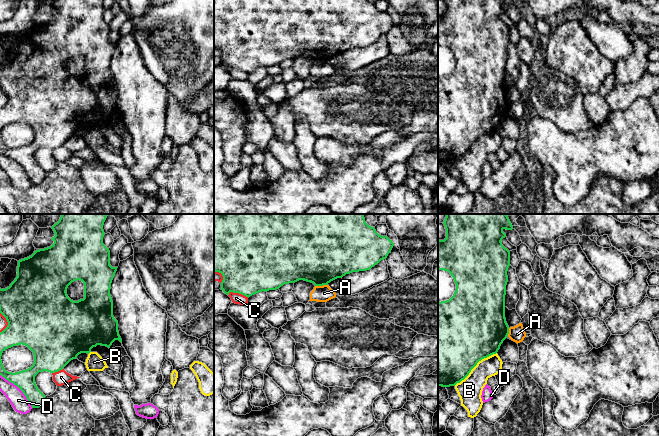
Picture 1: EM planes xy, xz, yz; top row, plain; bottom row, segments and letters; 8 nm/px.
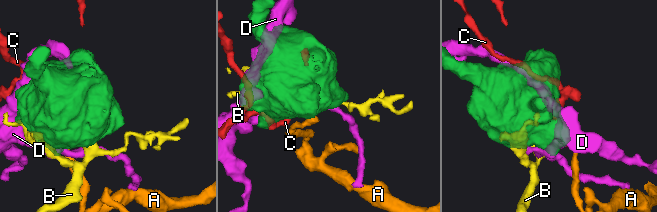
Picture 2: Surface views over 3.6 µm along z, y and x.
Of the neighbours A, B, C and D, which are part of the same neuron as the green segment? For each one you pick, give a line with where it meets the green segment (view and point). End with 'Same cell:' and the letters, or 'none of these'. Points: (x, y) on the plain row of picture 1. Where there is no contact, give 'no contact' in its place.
Same cell: none of these

